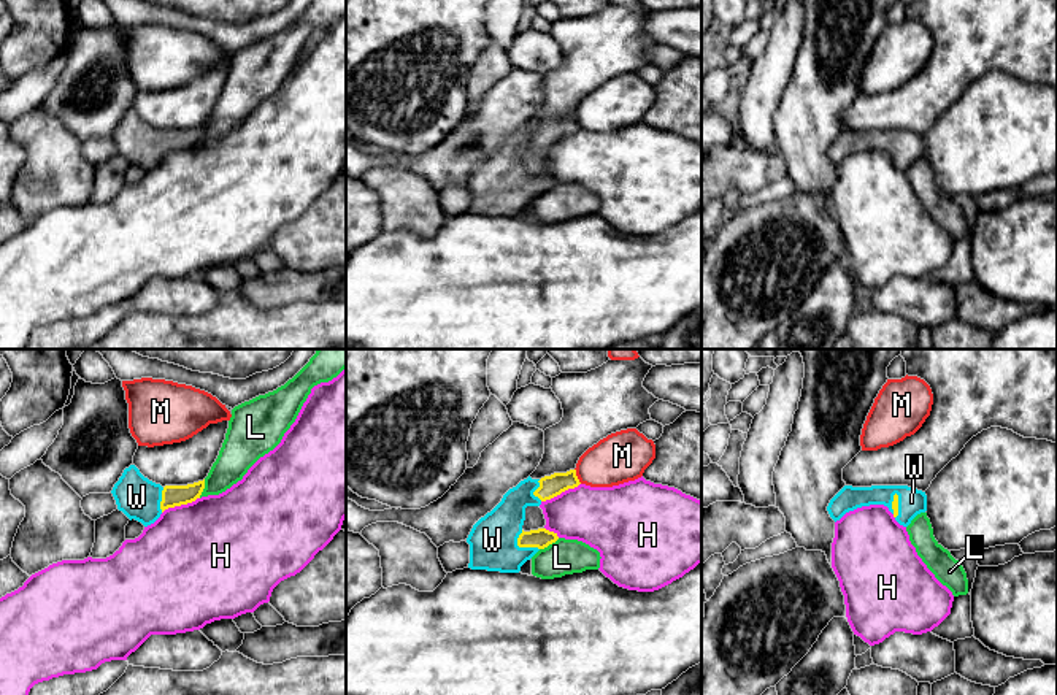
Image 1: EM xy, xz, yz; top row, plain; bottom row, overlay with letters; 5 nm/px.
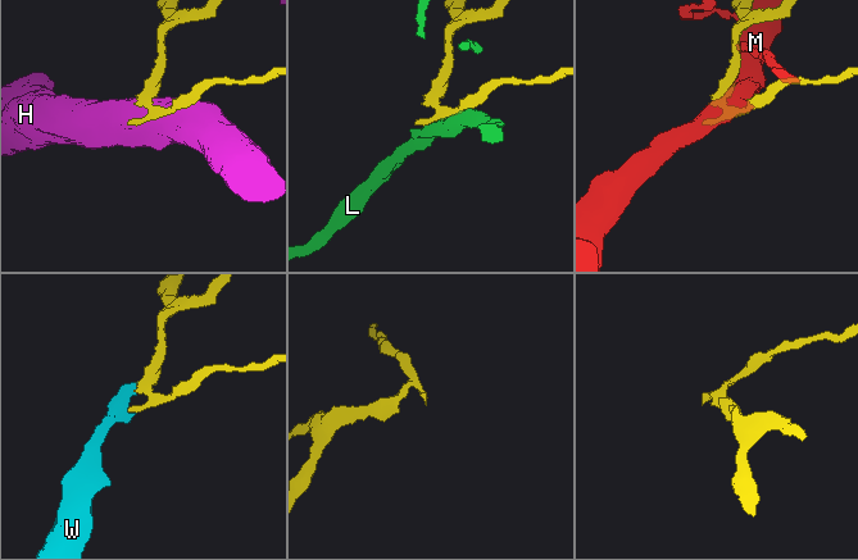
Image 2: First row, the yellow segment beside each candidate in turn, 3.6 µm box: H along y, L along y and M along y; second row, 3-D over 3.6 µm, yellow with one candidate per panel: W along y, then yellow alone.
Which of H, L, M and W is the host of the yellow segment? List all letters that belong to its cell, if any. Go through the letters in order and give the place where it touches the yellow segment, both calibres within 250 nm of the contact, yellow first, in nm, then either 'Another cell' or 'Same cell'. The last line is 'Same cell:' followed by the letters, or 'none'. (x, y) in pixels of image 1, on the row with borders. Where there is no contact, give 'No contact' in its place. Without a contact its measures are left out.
H: Touches yellow at xz (561, 492). Thickness 110 nm (yellow) against 300 nm. Another cell
L: Touches yellow at xz (549, 543). Thickness 100 nm (yellow) against 180 nm. Another cell
M: Touches yellow at xz (576, 476). Thickness 110 nm (yellow) against 260 nm. Another cell
W: Touches yellow at xz (521, 546). Thickness 100 nm (yellow) against 240 nm. Same cell
Same cell: W

